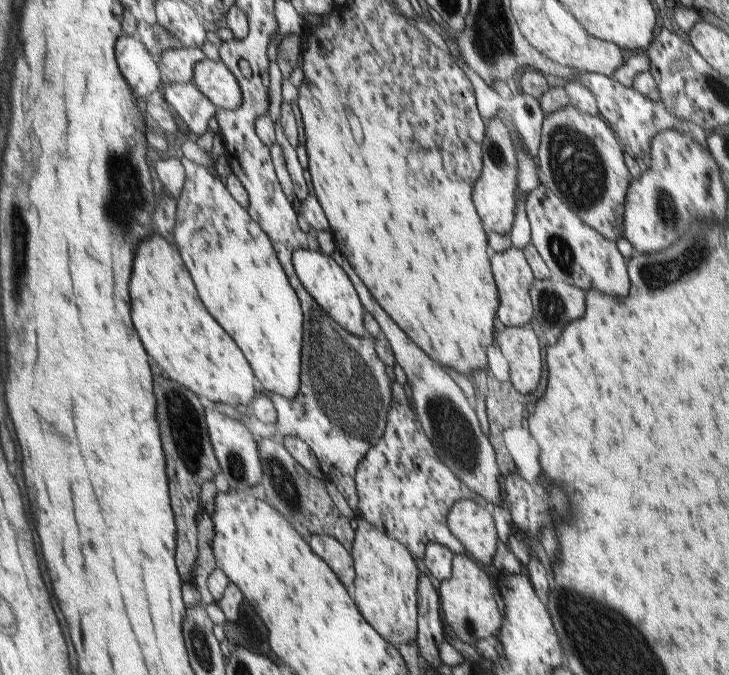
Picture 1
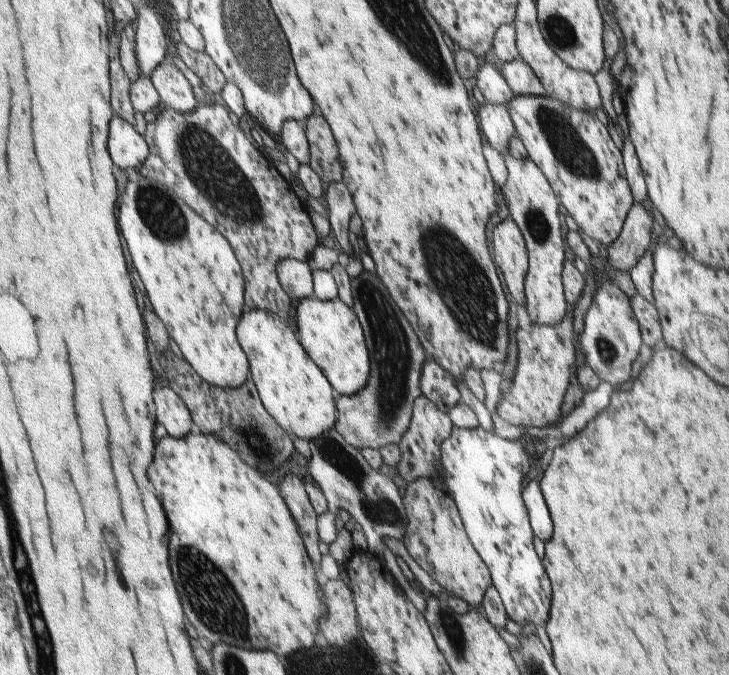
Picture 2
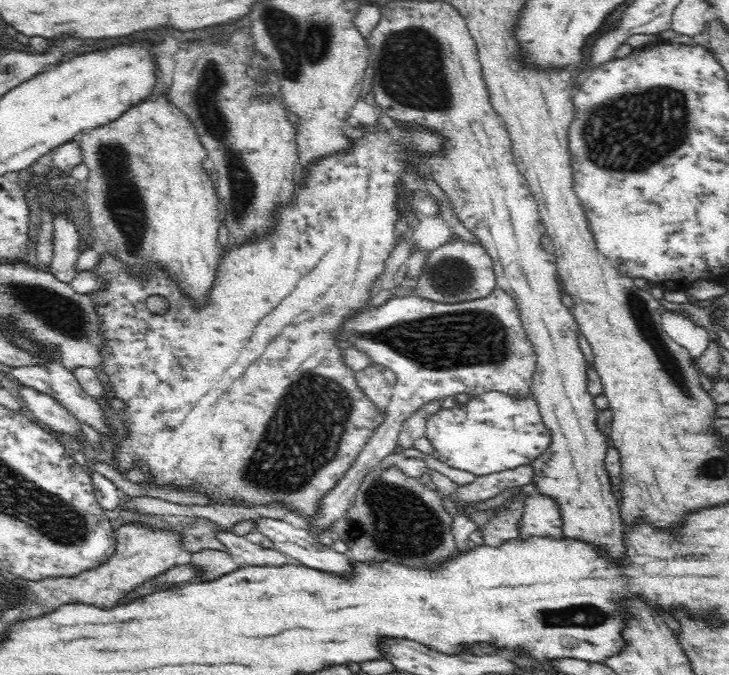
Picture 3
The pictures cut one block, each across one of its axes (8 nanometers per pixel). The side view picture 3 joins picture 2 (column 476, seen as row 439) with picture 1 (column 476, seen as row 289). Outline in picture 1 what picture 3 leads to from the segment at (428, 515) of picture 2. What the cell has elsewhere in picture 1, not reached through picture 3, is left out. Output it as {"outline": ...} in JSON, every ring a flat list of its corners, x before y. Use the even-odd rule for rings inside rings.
{"outline":[[457,500,450,508,449,529,463,550,479,564,491,564,498,542,491,514,473,500]]}

